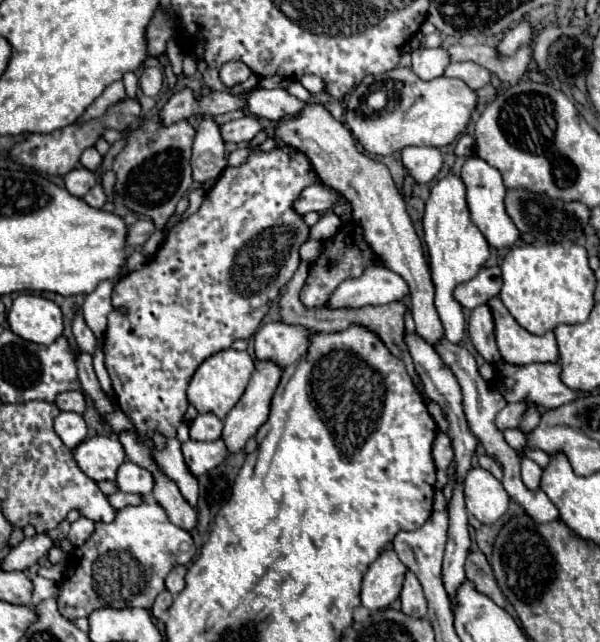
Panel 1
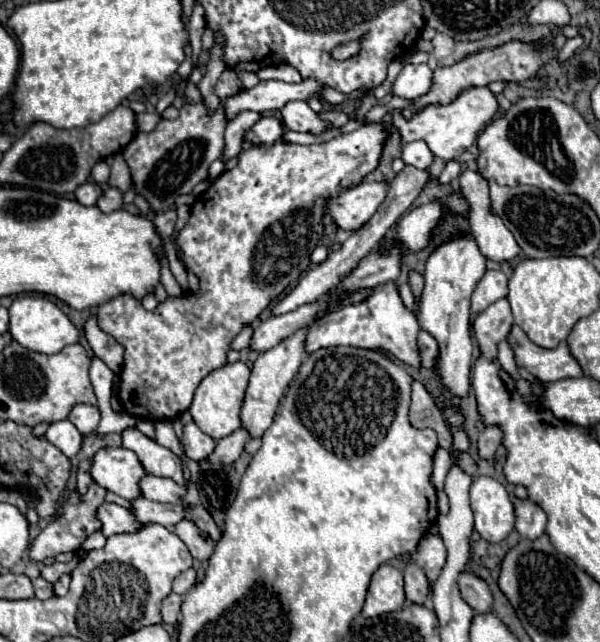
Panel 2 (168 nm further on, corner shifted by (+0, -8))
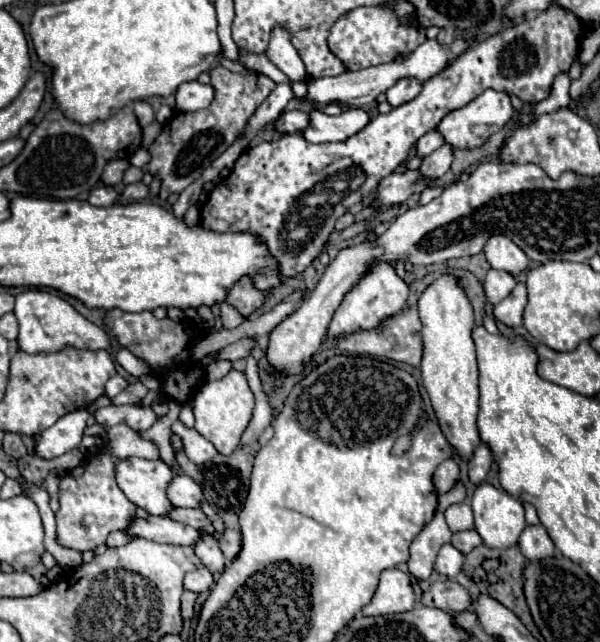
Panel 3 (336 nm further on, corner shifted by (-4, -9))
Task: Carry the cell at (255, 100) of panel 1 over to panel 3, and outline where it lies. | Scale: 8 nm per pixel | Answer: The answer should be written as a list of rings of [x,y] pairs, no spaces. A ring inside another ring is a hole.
[[[358,107],[346,109],[338,117],[330,117],[318,109],[314,109],[310,115],[312,115],[312,123],[304,129],[304,137],[310,143],[344,141],[356,135],[358,131],[362,131],[370,121],[370,115]]]

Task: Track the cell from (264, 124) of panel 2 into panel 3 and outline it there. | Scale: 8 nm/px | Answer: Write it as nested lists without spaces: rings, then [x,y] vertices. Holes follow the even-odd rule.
[[[286,111],[282,113],[282,117],[278,119],[276,129],[282,133],[296,133],[296,131],[304,131],[310,123],[310,113],[306,111]]]

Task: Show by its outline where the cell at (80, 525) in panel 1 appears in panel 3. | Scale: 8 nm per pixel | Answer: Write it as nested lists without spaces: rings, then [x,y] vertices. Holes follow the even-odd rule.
[[[114,531],[114,533],[108,537],[106,545],[108,545],[108,547],[122,547],[122,545],[128,545],[132,539],[134,539],[134,537],[128,535],[128,533],[124,533],[124,531]]]

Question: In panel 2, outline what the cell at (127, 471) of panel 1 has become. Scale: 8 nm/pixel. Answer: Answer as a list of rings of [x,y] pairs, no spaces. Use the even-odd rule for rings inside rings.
[[[144,476],[140,480],[140,494],[148,500],[154,502],[170,502],[170,504],[180,504],[186,488],[178,486],[170,478],[156,478],[156,476]]]

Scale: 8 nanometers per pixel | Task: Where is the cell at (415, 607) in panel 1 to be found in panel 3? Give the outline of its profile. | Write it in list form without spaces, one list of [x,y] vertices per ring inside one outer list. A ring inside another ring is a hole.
[[[438,511],[434,515],[434,519],[414,537],[414,541],[410,545],[408,569],[416,579],[430,577],[430,573],[434,569],[436,553],[444,543],[450,541],[450,537],[452,537],[452,531],[448,529],[444,515]]]

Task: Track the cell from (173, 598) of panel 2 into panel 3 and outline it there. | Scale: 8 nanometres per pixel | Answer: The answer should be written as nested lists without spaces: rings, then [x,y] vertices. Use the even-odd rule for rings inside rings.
[[[184,591],[182,595],[182,617],[186,621],[192,621],[194,619],[194,603],[196,603],[198,595],[192,593],[192,591]]]

